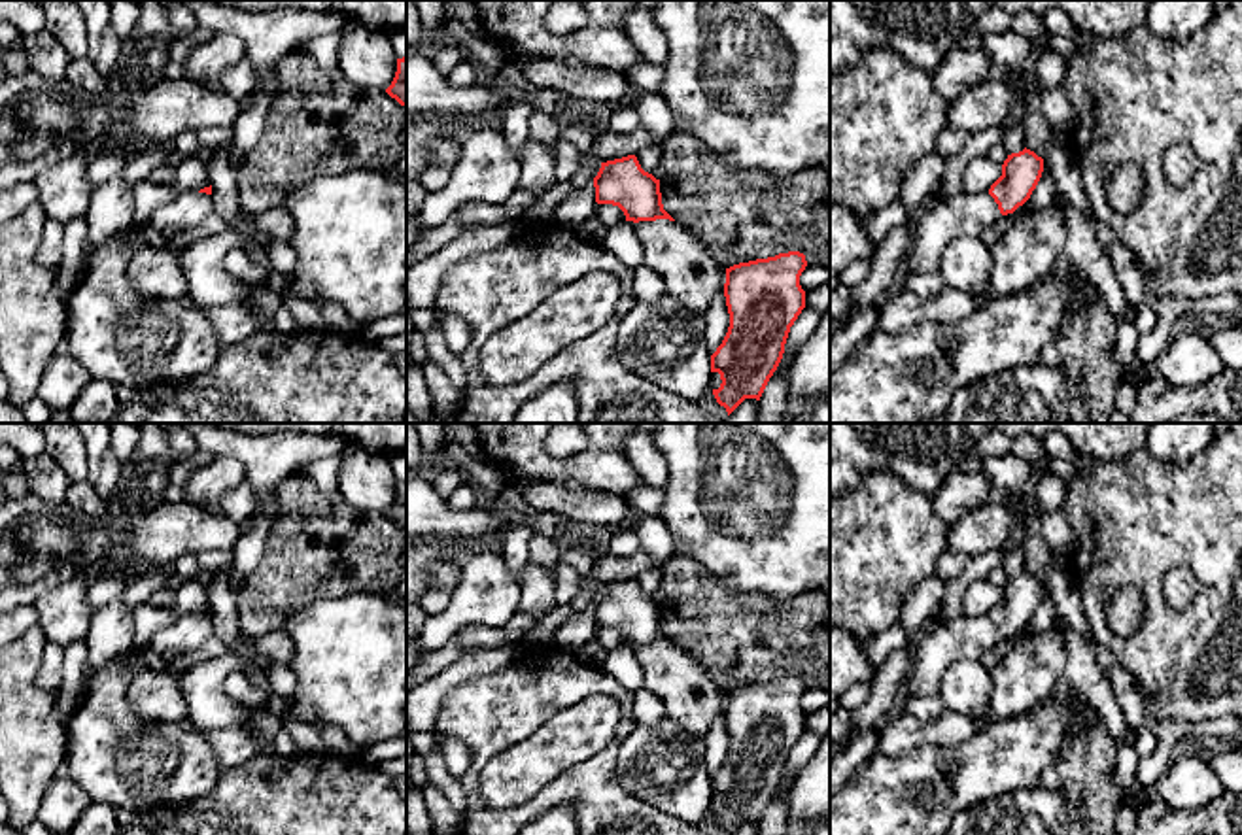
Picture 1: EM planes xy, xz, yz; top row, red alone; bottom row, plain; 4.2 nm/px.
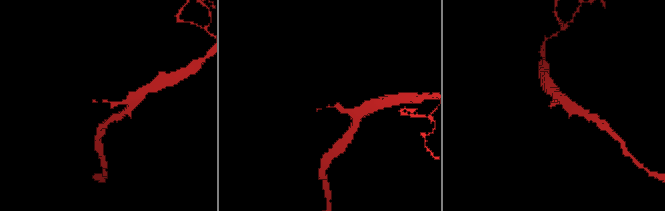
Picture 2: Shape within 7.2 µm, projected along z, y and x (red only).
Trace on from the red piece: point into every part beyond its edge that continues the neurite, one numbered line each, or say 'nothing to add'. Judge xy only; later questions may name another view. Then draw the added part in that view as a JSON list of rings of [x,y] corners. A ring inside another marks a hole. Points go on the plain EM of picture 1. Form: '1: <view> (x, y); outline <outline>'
1: xy (186, 633); outline [[[178,616],[170,625],[153,635],[151,646],[163,659],[185,657],[197,652],[214,635],[212,618]]]

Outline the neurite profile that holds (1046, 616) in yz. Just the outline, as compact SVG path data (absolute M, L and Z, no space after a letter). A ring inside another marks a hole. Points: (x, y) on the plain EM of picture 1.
M1044 588L1044 595L1042 601L1036 608L1036 612L1032 614L1030 622L1019 629L1013 637L1017 639L1017 642L1030 639L1045 629L1051 629L1057 623L1057 610L1053 606L1053 601L1047 593L1047 589Z

